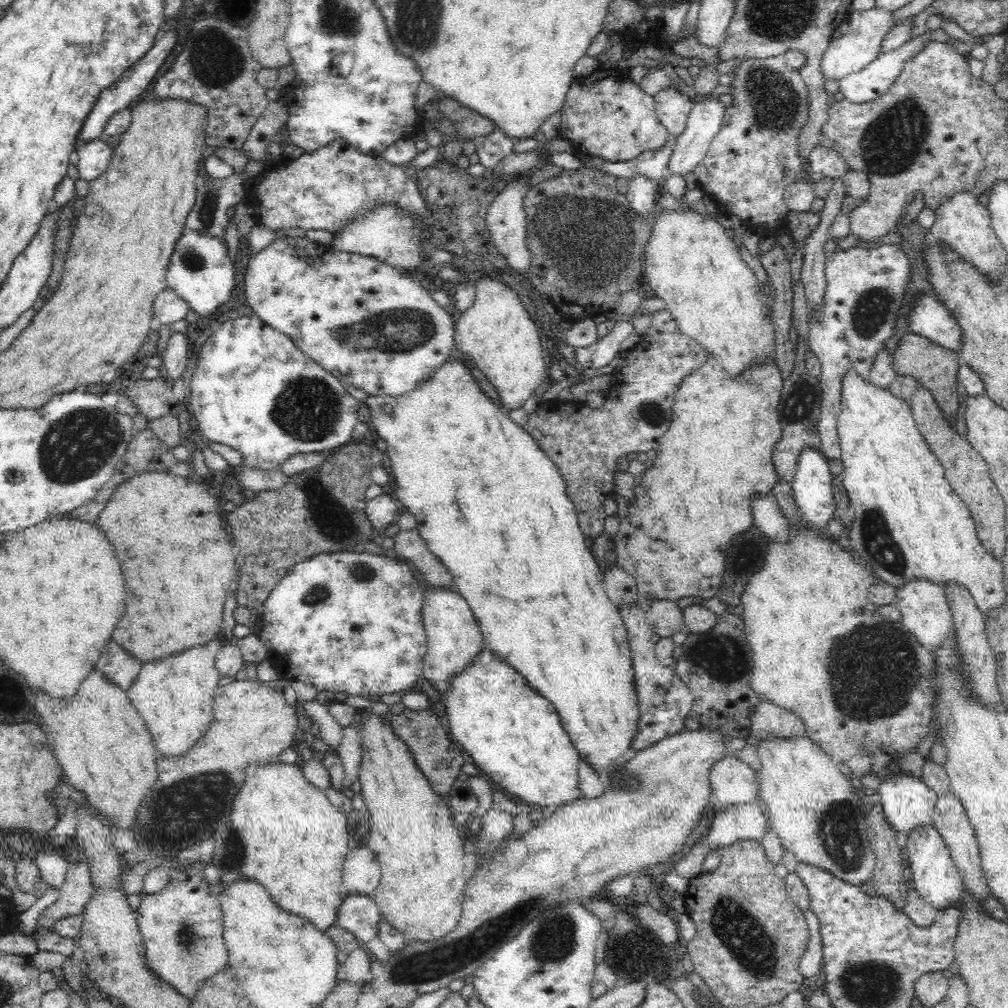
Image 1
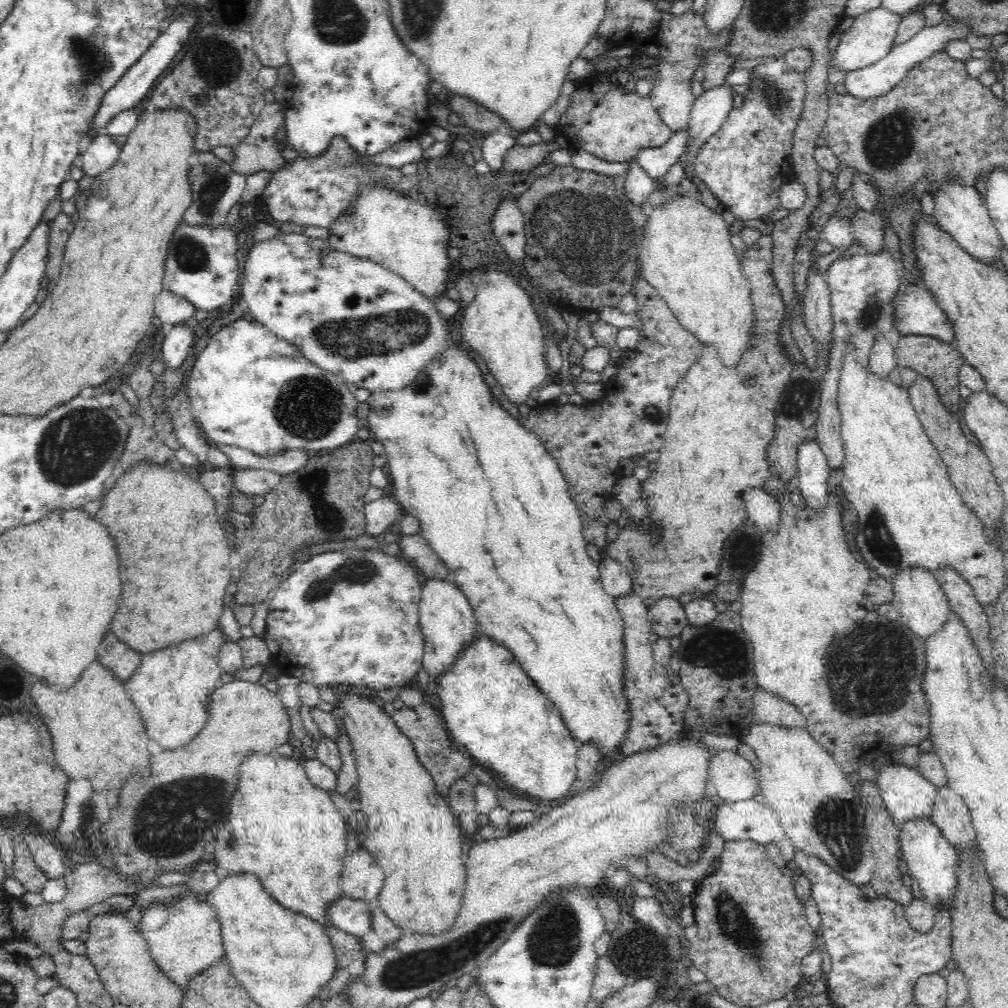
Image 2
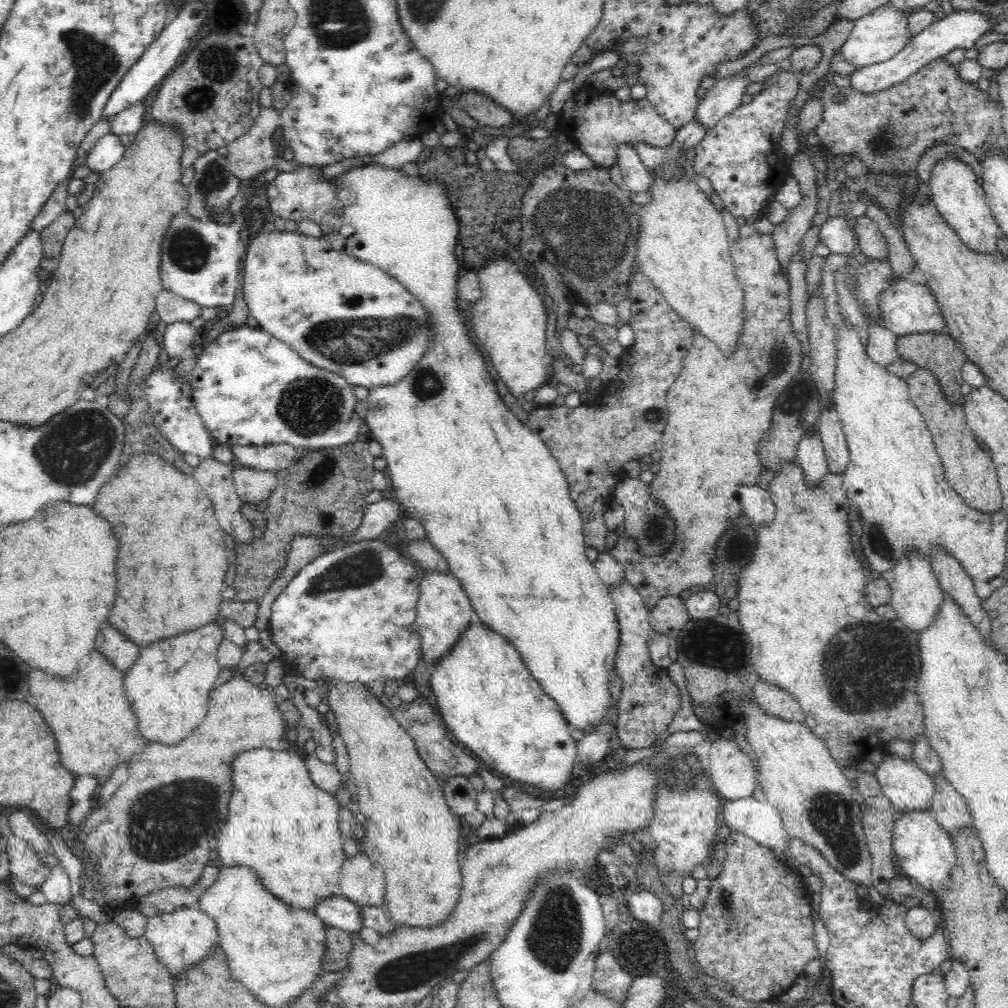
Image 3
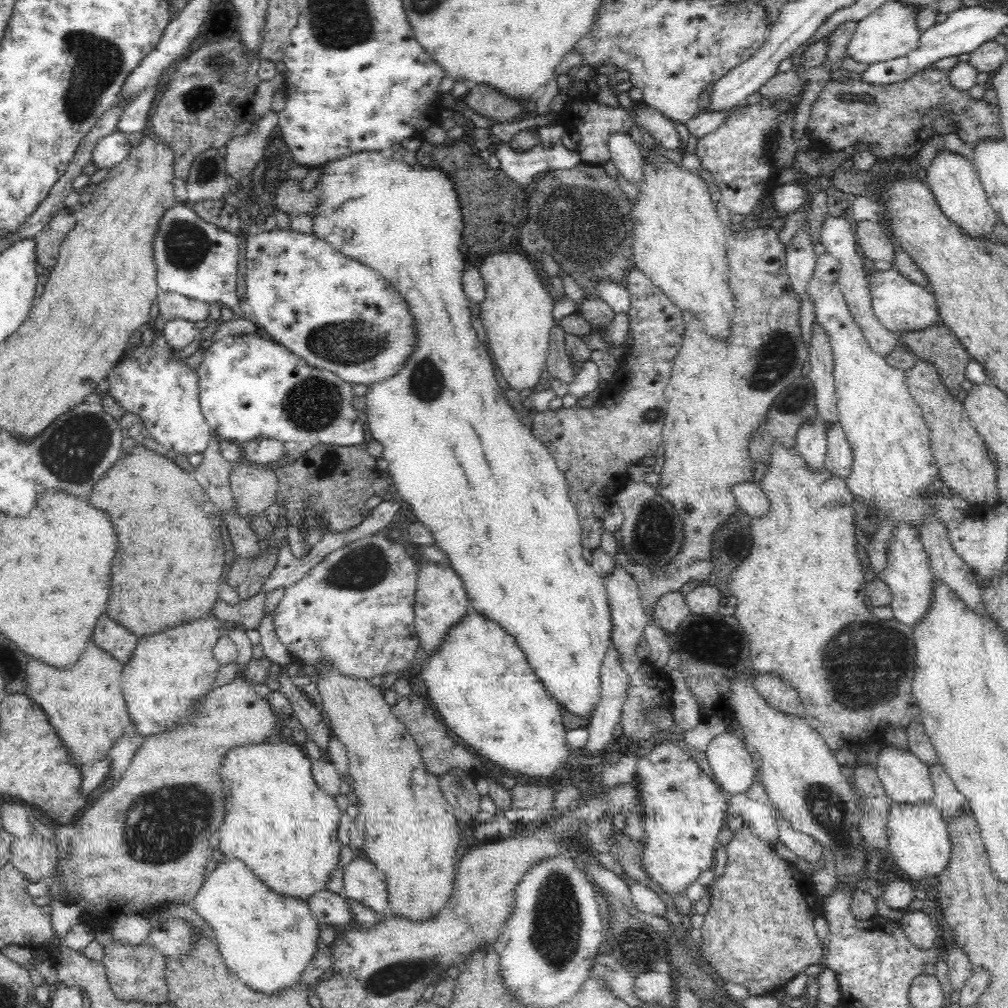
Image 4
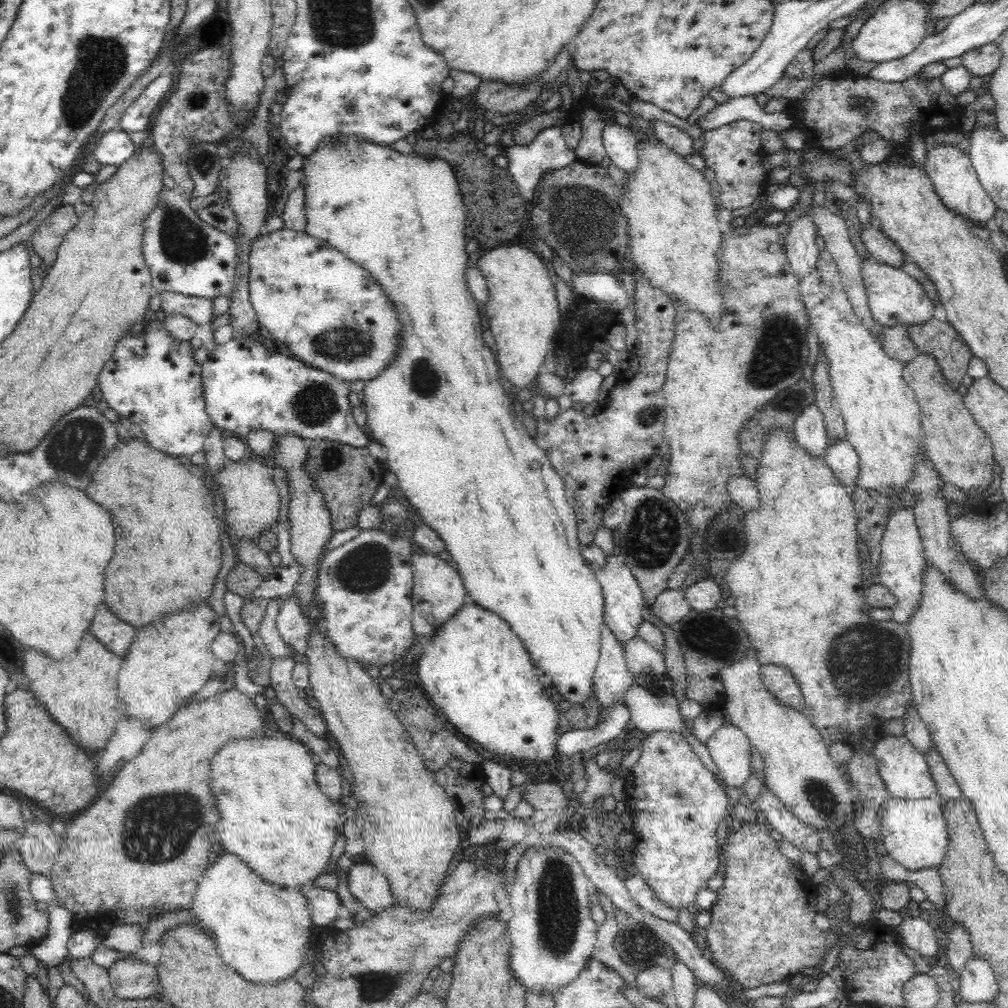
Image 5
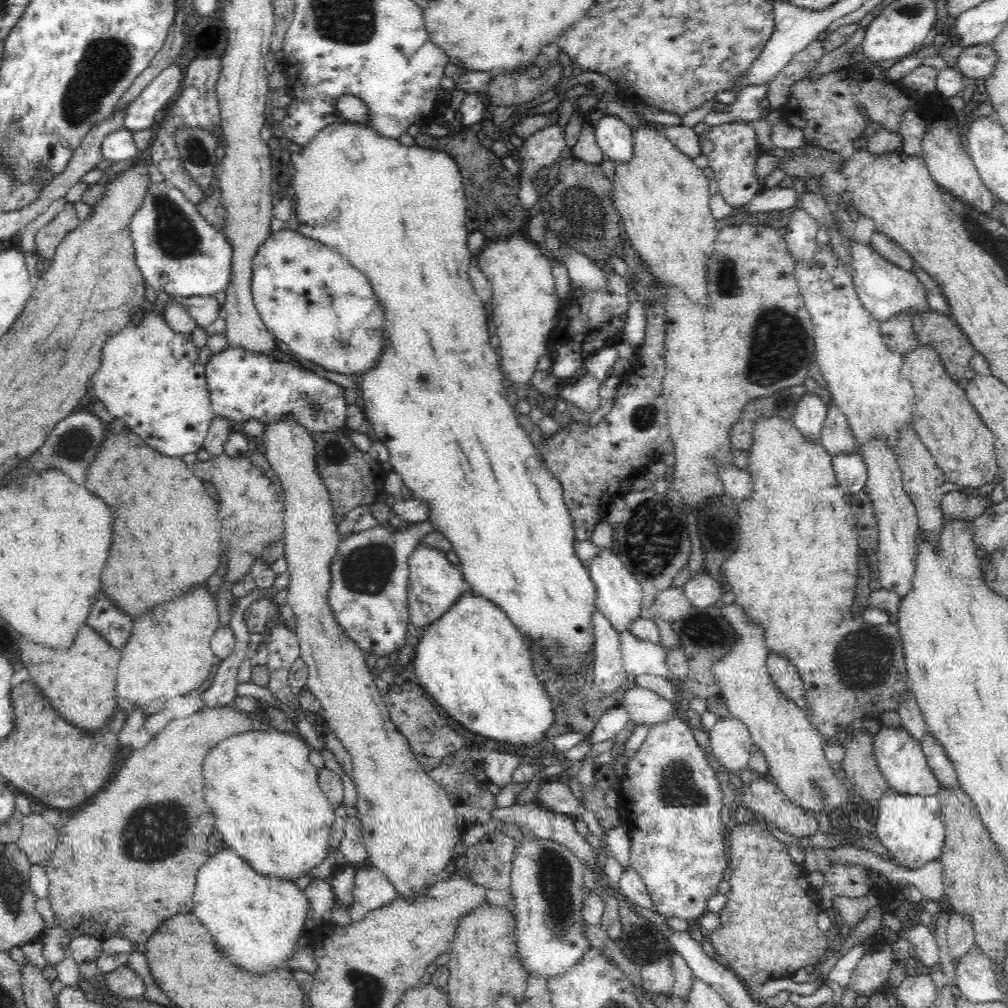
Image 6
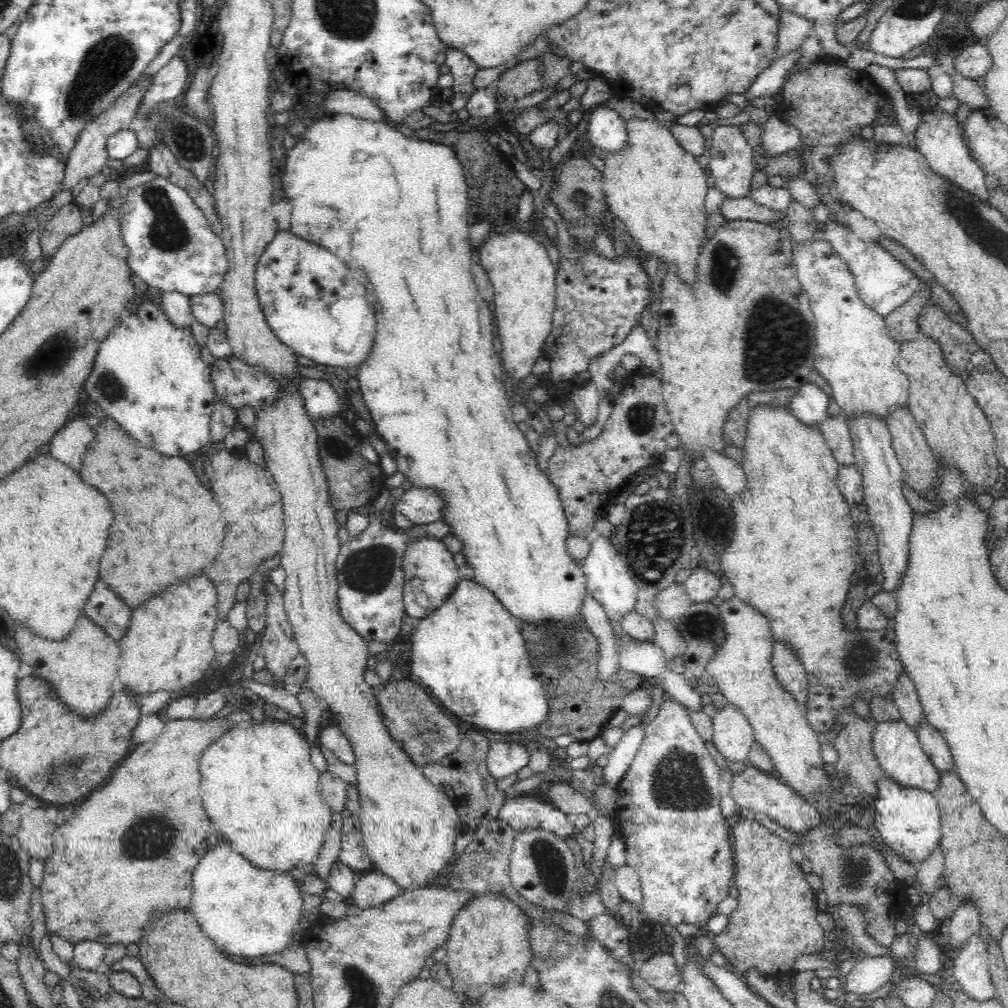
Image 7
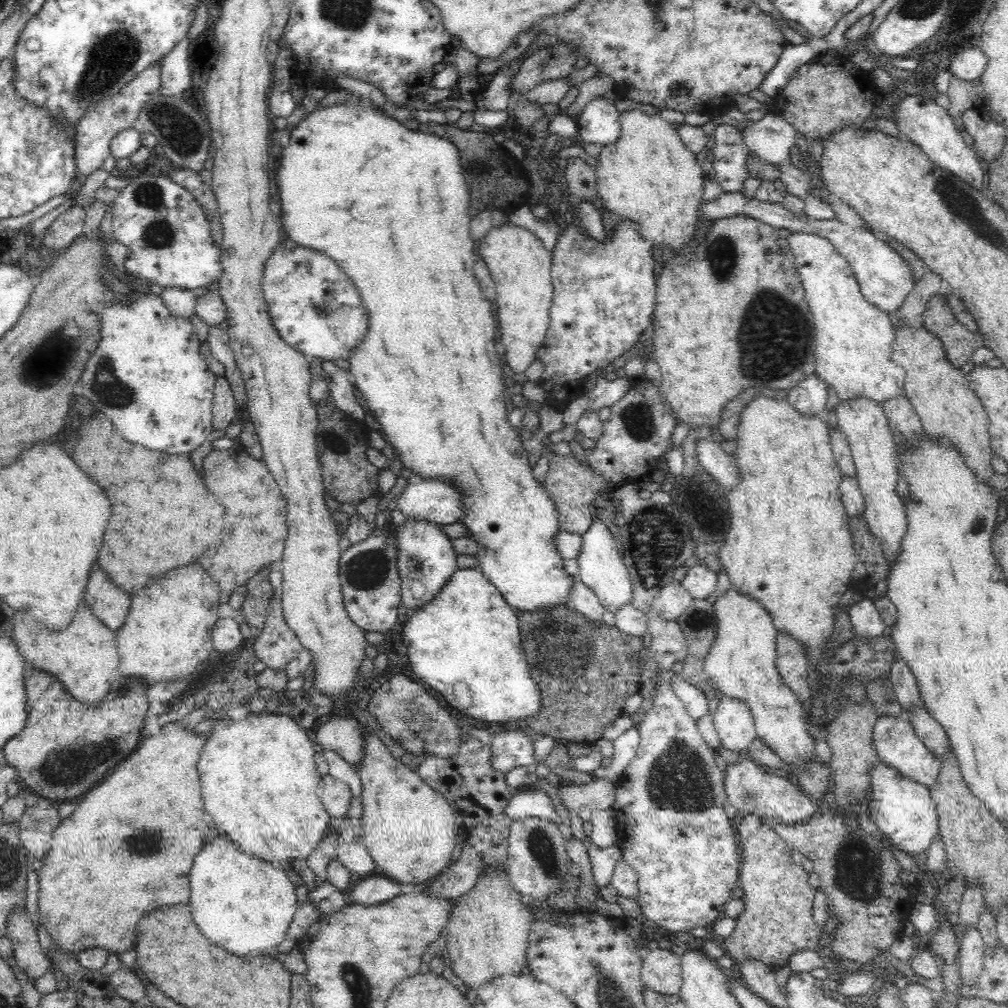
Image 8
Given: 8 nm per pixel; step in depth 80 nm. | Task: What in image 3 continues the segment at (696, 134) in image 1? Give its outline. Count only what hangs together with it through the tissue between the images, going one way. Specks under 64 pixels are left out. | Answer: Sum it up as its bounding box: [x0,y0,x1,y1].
[694,73,747,132]

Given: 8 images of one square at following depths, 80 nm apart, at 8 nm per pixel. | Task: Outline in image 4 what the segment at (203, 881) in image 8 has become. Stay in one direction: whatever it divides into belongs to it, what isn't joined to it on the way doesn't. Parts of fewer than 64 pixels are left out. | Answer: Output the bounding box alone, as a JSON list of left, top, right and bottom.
[191,860,320,996]

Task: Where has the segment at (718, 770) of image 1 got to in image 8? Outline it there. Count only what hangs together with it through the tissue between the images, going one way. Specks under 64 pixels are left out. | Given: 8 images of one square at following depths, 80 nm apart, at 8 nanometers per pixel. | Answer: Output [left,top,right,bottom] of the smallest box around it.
[712,696,757,758]

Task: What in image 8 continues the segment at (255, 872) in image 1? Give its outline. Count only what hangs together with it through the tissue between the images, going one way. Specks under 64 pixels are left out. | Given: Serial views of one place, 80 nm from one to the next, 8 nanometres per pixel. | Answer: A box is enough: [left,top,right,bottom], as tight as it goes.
[197,712,331,868]

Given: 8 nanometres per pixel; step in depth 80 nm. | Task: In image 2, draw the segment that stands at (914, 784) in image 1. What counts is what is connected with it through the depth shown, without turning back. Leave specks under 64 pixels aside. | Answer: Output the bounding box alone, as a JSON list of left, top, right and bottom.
[877,764,938,828]

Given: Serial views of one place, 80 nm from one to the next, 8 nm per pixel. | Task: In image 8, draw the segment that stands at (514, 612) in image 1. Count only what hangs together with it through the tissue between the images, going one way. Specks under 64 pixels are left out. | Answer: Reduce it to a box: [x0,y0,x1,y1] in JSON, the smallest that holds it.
[276,99,578,612]

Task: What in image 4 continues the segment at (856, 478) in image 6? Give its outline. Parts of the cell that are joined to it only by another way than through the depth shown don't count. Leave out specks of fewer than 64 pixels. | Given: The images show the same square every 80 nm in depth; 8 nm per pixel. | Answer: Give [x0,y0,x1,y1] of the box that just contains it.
[825,421,852,480]

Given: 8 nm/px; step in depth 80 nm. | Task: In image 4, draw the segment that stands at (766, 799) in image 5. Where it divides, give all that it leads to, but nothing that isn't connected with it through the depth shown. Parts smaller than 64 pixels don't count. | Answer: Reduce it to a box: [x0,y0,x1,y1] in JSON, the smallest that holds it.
[773,808,823,866]

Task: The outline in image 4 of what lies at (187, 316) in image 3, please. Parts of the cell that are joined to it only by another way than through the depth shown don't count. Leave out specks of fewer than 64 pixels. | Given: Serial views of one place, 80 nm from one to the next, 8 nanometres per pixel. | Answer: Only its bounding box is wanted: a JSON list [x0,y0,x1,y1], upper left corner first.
[156,290,209,324]

